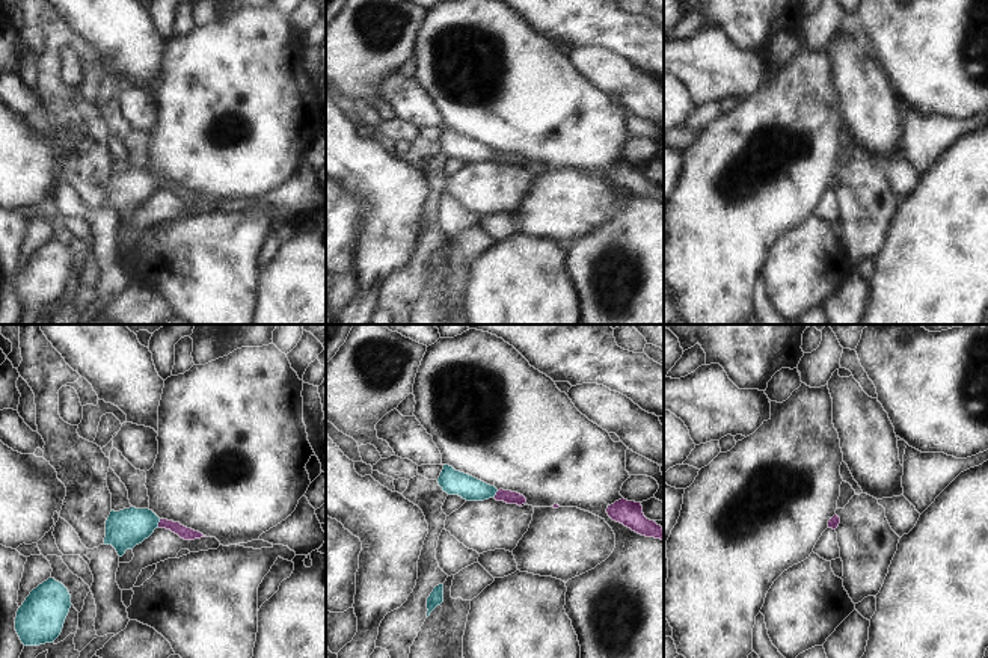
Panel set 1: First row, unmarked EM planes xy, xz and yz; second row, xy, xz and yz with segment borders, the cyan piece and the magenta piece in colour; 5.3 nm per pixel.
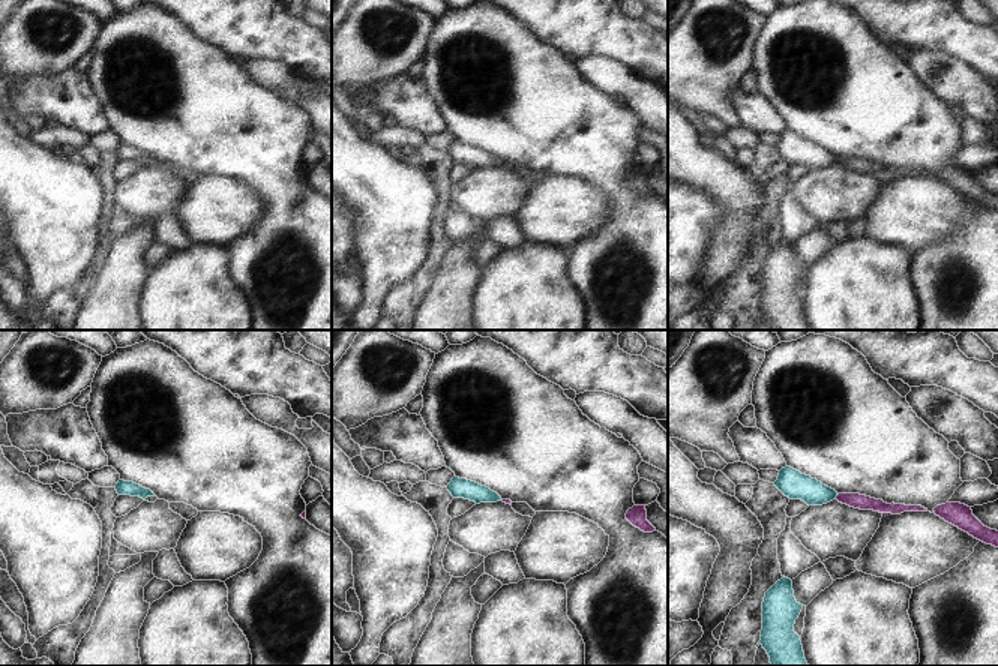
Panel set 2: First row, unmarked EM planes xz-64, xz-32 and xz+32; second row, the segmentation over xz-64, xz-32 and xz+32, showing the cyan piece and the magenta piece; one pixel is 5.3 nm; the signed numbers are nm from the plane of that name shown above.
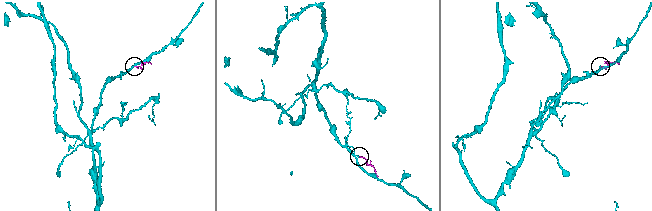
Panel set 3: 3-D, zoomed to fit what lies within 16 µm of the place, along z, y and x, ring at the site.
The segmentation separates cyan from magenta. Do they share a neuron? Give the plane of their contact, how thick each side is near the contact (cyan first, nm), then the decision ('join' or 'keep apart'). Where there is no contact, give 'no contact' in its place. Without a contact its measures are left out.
meets cyan in xy; 200 nm thick on the cyan side, 70 nm on the other; join

